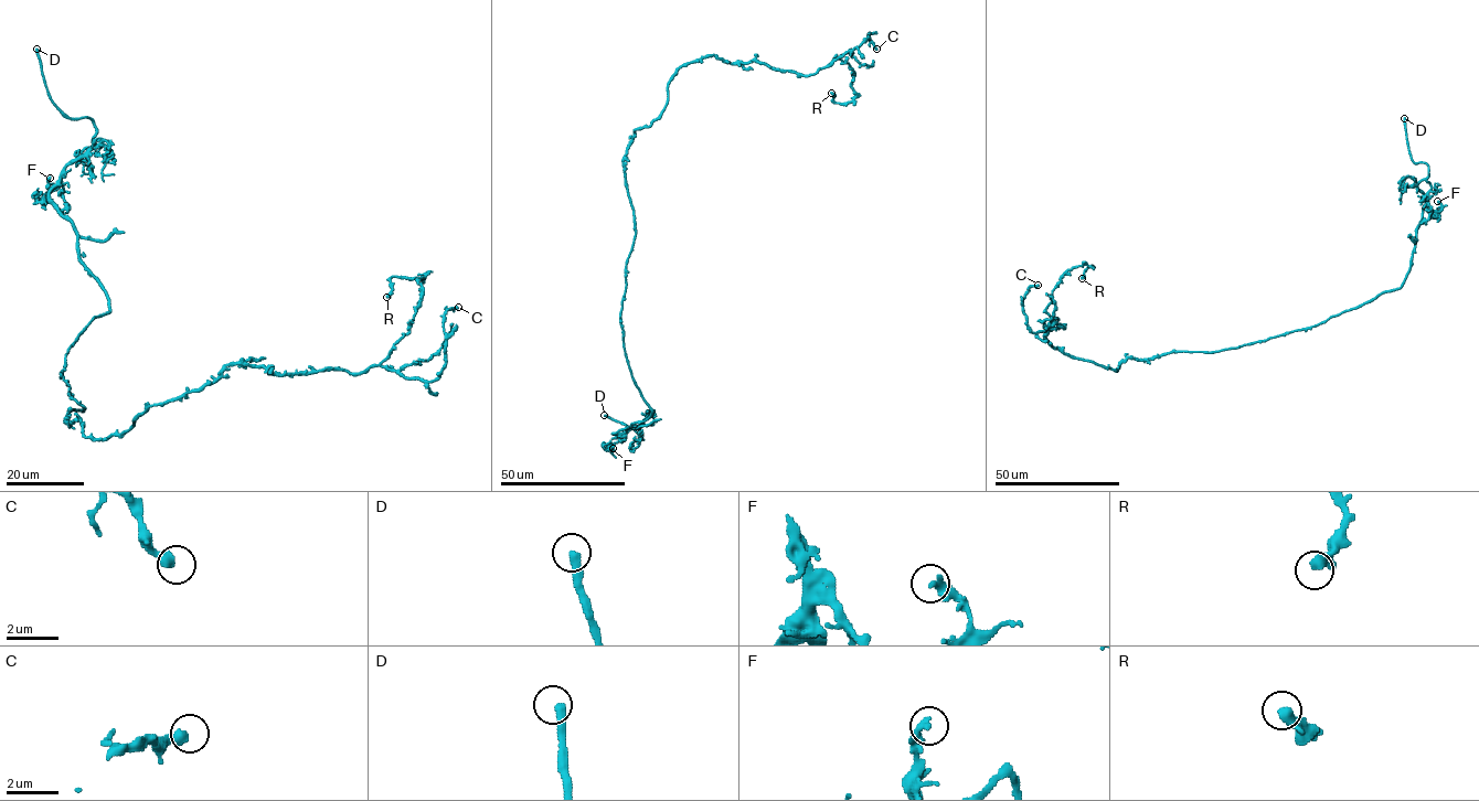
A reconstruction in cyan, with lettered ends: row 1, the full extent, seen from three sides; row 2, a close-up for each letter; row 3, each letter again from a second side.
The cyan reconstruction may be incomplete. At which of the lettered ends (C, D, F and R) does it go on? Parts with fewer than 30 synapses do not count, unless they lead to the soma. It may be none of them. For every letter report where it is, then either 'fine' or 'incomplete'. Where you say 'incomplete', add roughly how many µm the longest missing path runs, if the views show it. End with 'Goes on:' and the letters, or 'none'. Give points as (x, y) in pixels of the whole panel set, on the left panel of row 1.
C: place (458, 307); fine
D: place (36, 49); incomplete; missing 6 µm
F: place (50, 178); fine
R: place (386, 297); fine
Goes on: D

